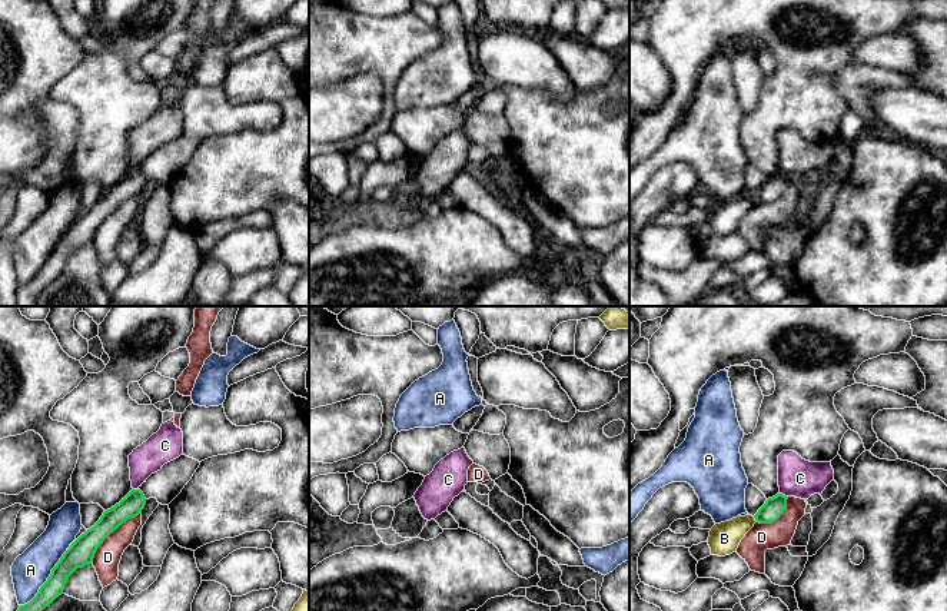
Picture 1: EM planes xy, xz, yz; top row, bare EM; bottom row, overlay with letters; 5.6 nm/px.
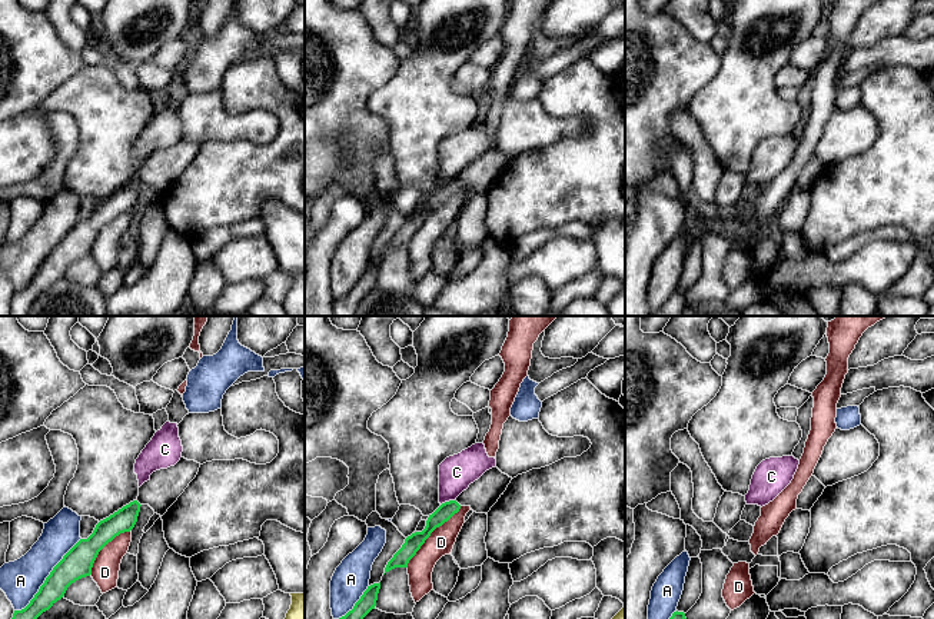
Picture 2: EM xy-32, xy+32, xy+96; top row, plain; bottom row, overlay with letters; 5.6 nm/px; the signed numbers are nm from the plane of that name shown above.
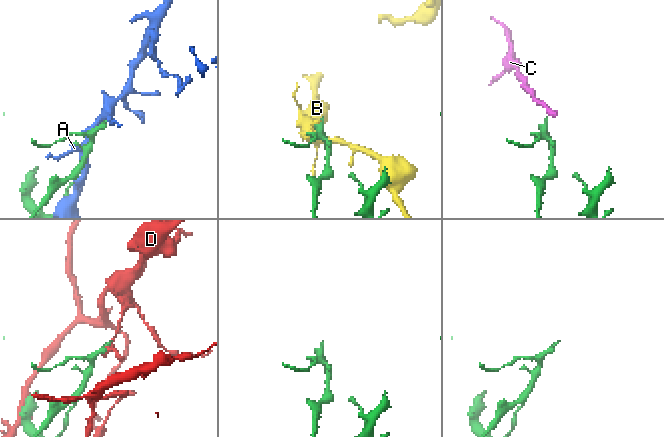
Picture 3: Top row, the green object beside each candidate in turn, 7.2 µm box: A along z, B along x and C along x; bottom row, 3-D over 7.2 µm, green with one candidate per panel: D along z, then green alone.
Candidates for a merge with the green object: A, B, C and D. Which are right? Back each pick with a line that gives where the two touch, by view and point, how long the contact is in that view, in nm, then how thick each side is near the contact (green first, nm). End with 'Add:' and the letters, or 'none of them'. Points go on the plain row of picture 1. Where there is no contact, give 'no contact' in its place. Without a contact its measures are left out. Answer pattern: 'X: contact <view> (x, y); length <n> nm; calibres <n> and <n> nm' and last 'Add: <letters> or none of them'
Add: none of them

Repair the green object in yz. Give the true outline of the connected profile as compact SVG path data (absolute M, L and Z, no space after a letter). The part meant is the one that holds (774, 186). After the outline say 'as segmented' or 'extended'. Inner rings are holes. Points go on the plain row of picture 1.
M777 173L772 177L768 177L765 183L754 195L755 200L760 203L772 203L775 202L787 189L788 176Z; as segmented

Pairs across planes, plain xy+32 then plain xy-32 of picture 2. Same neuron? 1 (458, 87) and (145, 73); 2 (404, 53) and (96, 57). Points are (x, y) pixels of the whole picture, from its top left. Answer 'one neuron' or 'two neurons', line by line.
1: two neurons
2: one neuron

